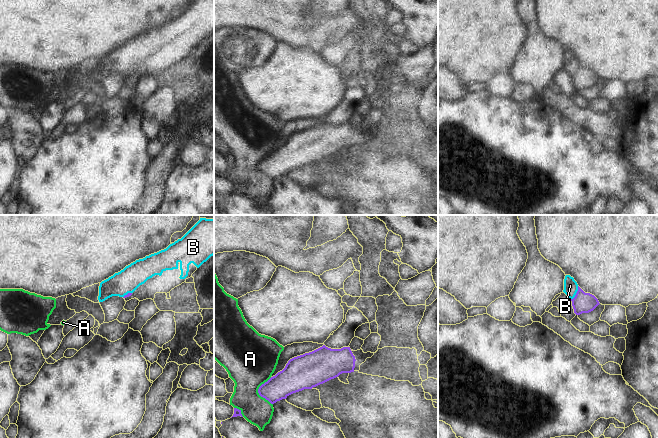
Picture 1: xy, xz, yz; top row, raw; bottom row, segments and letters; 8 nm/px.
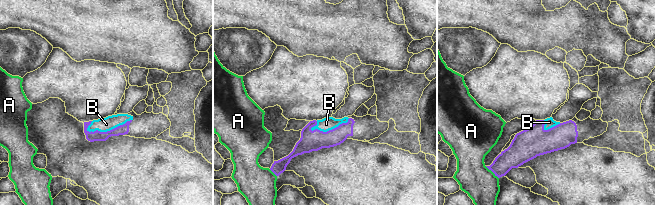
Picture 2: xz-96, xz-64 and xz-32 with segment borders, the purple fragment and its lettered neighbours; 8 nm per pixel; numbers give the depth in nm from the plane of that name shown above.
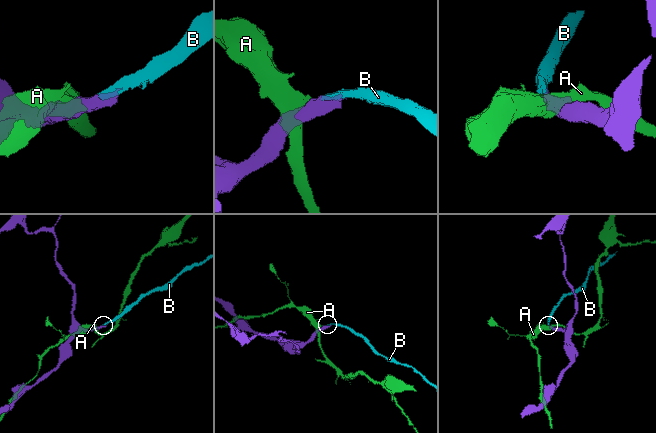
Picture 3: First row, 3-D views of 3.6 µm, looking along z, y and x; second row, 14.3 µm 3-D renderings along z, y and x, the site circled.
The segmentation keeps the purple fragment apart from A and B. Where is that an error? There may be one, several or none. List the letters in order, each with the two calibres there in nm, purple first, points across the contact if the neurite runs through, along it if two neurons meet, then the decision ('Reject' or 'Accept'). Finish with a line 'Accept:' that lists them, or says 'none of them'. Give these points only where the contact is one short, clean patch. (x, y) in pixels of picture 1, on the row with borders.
A: Thickness 200 nm (purple) against 400 nm. Reject
B: Thickness 160 nm (purple) against 110 nm. Path across: yz (583, 302), (576, 293), (570, 285). Accept
Accept: B.

